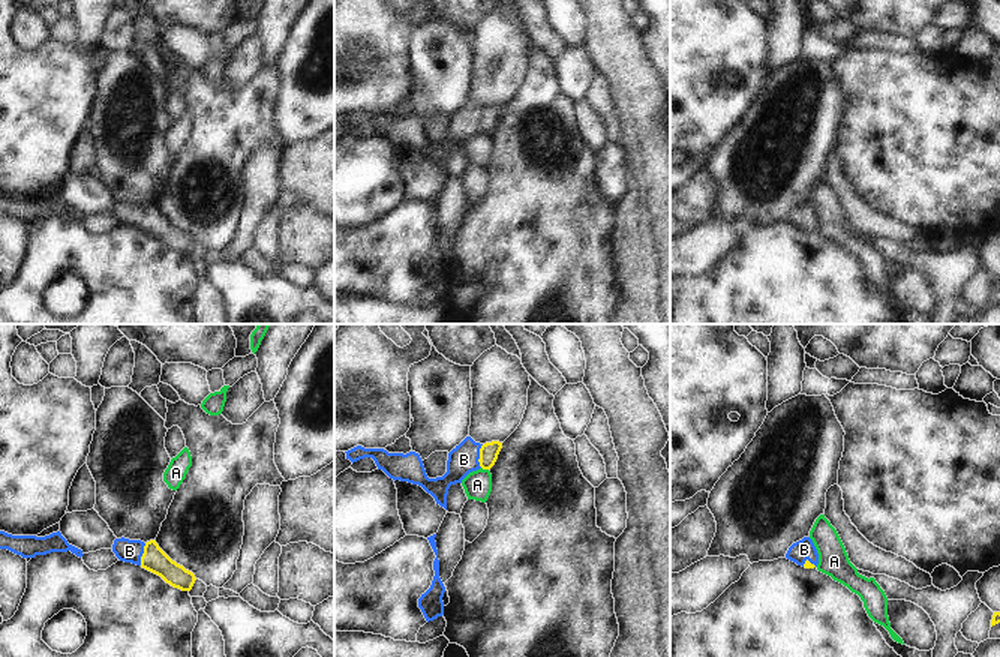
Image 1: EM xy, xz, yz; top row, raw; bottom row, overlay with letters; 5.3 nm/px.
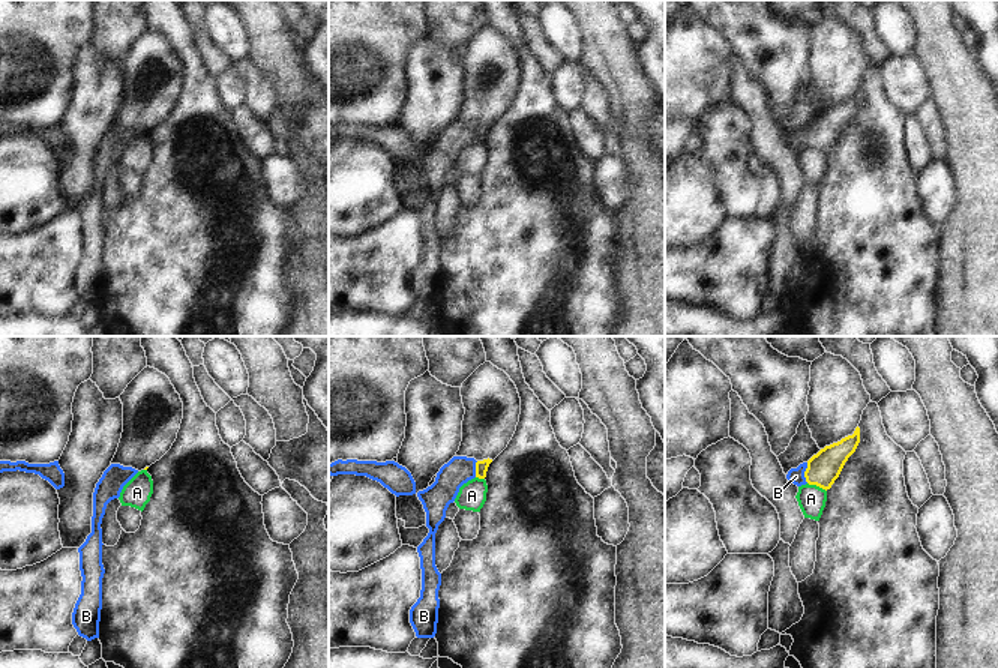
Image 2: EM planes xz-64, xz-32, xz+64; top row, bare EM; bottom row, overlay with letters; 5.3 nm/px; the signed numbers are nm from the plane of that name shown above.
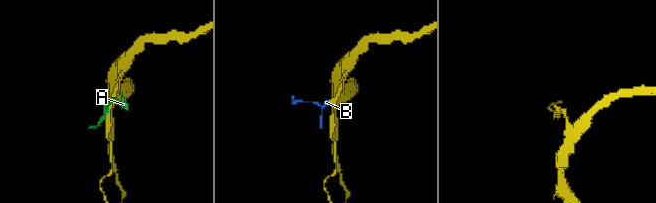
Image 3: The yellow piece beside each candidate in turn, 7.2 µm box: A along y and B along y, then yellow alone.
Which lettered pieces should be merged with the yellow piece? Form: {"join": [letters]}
{"join": ["B"]}

